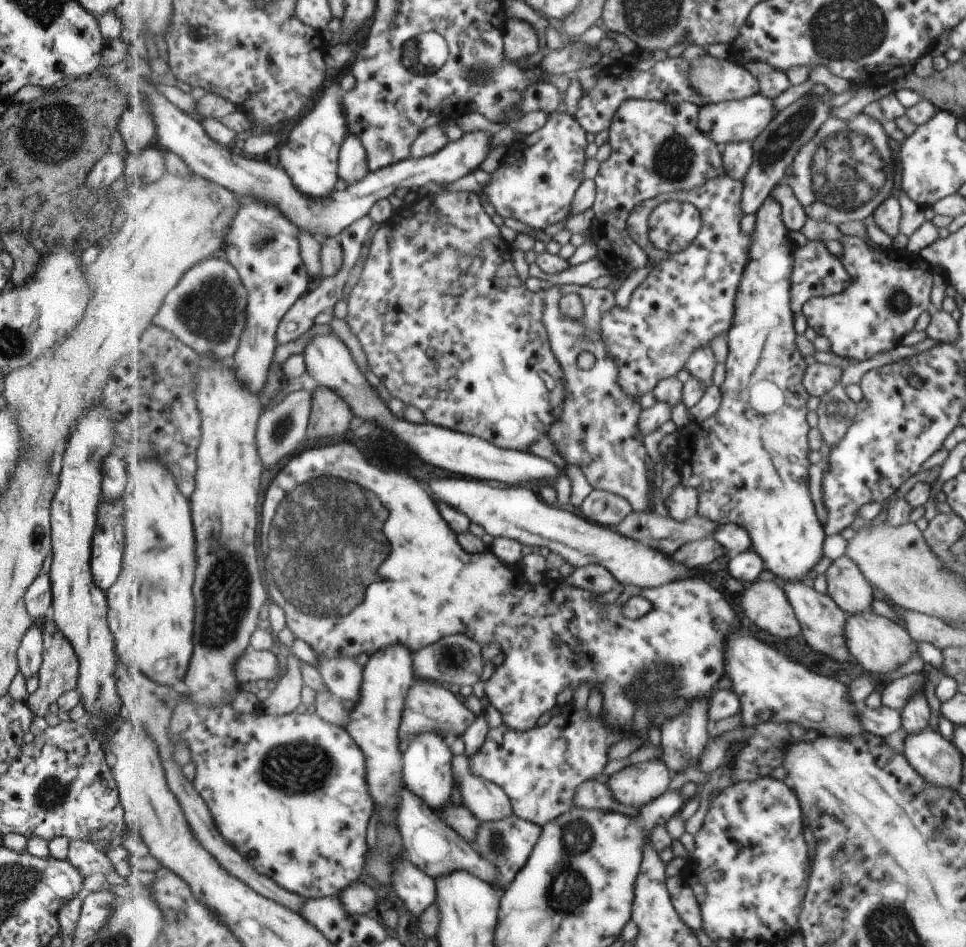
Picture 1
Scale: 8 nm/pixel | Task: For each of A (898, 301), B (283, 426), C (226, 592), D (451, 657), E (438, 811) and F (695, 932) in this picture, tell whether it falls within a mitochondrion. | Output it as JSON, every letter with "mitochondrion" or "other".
{"A":"mitochondrion","B":"mitochondrion","C":"mitochondrion","D":"mitochondrion","E":"other","F":"other"}

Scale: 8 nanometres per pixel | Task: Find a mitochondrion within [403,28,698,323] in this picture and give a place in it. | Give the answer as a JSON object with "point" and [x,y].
{"point":[673,160]}

